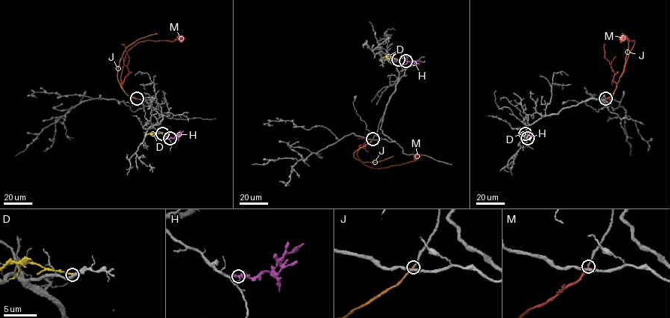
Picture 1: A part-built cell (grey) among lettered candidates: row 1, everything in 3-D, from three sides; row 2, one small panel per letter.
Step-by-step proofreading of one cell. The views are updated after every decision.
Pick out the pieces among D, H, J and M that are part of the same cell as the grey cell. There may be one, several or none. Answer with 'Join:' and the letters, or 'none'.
Join: J

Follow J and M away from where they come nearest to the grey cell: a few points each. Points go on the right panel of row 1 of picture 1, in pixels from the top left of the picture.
J: (605, 99), (611, 95), (623, 71), (629, 38), (622, 33)
M: (605, 99), (613, 94), (635, 43), (626, 37), (620, 38)

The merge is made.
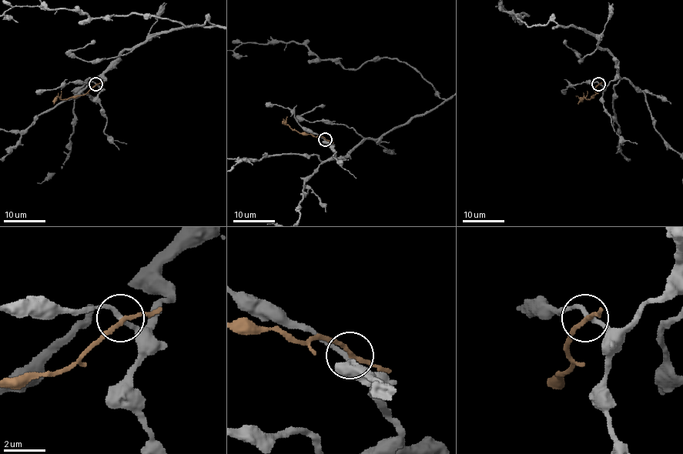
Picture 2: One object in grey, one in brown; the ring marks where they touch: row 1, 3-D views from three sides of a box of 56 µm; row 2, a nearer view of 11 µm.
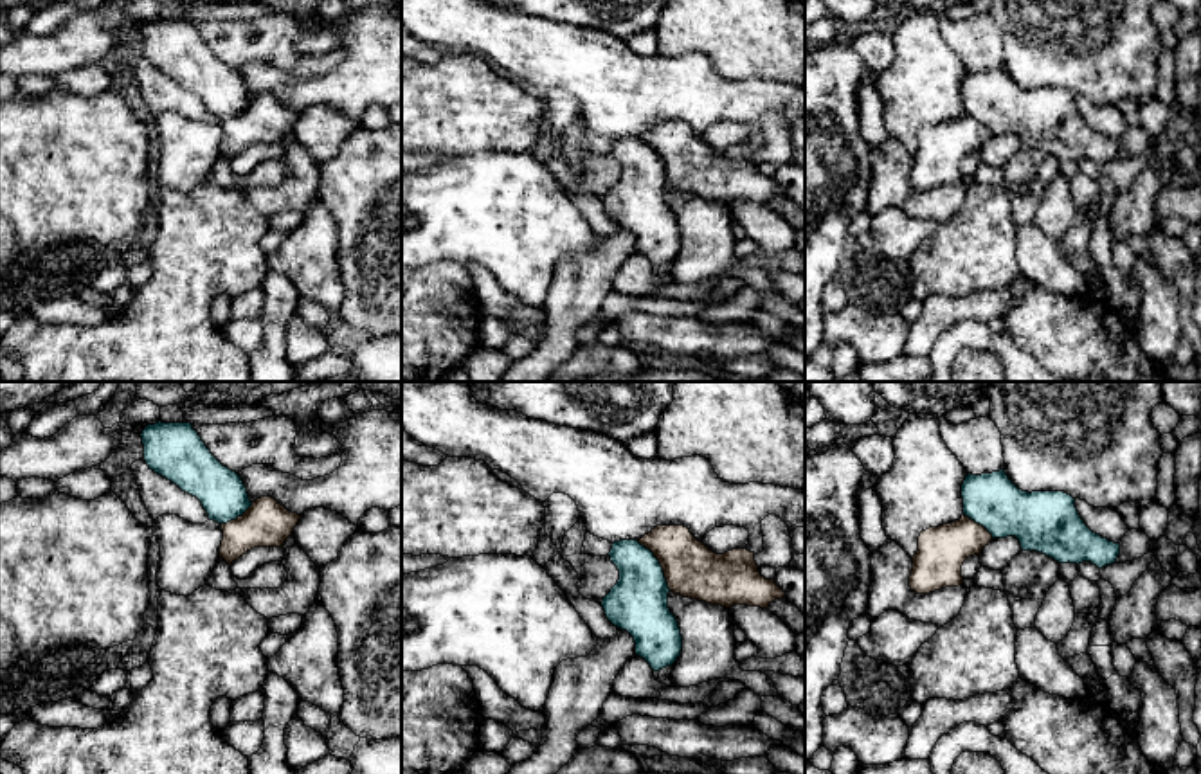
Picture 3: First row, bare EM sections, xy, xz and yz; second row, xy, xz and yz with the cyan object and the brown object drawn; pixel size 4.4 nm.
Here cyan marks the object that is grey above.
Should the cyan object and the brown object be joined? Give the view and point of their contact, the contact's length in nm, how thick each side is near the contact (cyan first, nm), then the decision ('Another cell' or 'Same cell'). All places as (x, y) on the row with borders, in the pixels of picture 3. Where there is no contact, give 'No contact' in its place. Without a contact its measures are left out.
Touches cyan at xz (659, 564). Shared border 280 nm. Thickness 260 nm (cyan) against 240 nm. Another cell

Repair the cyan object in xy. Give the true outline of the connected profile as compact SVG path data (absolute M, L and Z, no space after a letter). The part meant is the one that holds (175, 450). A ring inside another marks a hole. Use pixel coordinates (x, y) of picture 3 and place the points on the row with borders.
M158 421L140 437L149 470L196 497L209 520L227 524L252 506L241 477L211 454L191 423Z

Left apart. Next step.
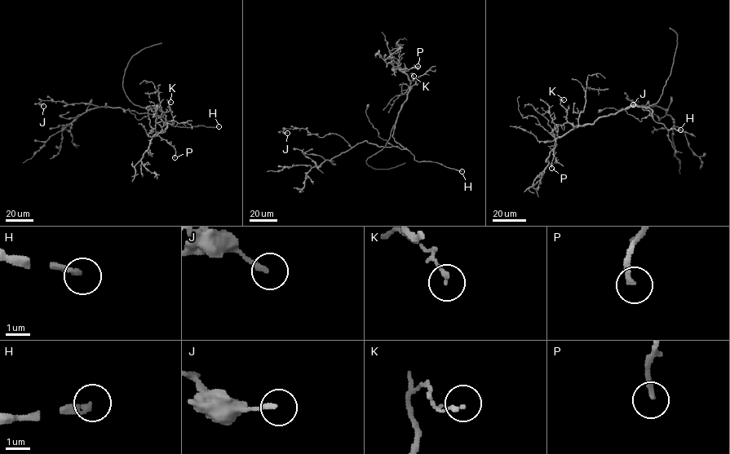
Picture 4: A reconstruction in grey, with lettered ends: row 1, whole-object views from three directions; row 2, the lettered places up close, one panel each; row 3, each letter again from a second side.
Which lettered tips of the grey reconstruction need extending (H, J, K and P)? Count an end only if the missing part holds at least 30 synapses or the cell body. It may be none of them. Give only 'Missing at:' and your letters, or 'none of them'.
Missing at: H

